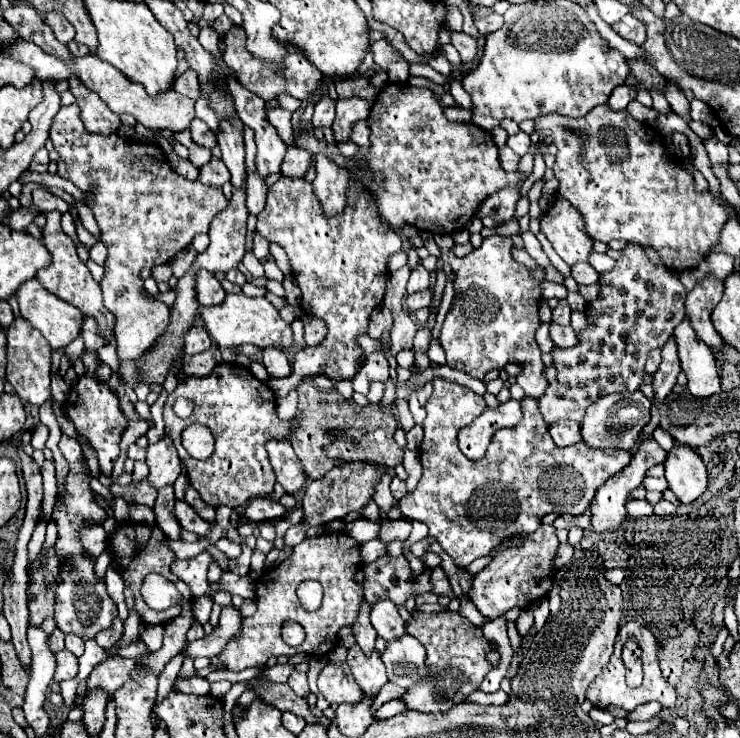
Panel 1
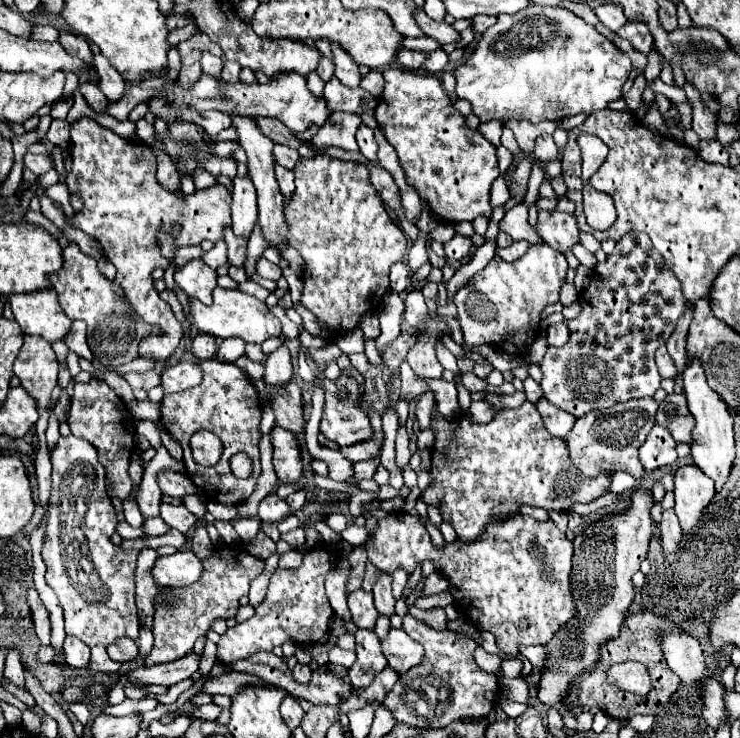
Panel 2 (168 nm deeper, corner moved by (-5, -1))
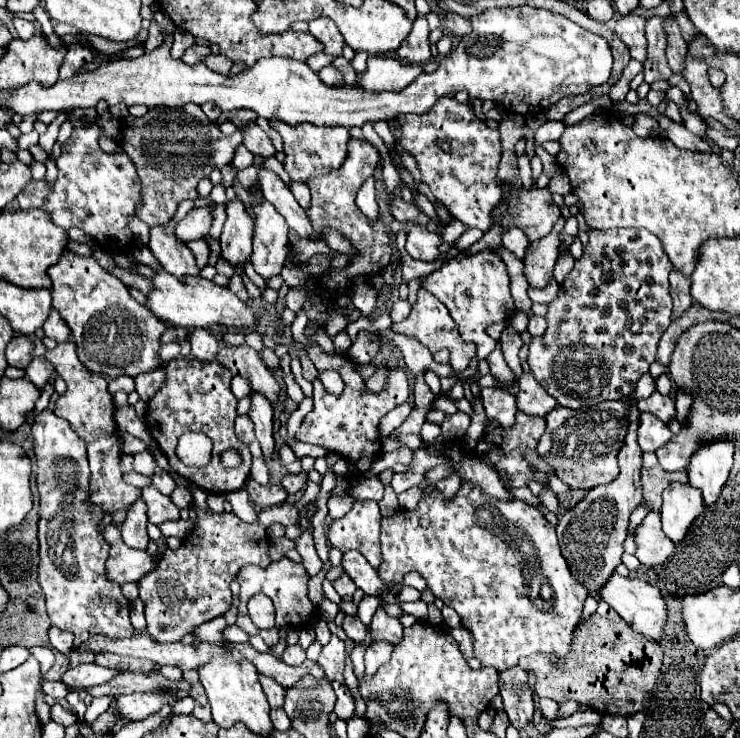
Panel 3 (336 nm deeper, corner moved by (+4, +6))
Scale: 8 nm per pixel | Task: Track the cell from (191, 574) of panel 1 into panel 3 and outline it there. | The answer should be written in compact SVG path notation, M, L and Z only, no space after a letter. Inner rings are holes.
M108 524L102 532L104 540L110 544L110 558L108 558L108 578L114 582L138 582L144 574L150 574L158 562L160 554L150 554L148 550L132 550L128 548L122 538L120 530L114 524Z

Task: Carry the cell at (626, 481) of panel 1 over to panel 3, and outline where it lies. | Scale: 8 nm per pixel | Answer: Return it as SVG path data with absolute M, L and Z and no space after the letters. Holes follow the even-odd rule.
M640 414L638 422L638 444L642 452L656 452L672 438L672 432L654 414Z

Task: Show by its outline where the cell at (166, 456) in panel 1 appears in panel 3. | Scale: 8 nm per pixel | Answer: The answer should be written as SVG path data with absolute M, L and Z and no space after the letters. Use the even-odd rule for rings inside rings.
M138 498L130 510L128 510L128 516L124 520L124 526L122 526L122 540L130 546L130 548L140 548L140 550L146 550L148 548L148 534L146 534L146 524L148 524L148 518L146 518L146 506L144 506L144 498Z

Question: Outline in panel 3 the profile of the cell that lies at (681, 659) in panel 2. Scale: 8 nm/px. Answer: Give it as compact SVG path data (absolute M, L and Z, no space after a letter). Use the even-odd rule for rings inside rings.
M616 572L610 576L610 580L606 582L606 586L600 590L600 598L610 604L638 634L644 634L648 638L652 638L654 642L662 644L662 636L664 636L664 628L666 628L666 602L662 592L644 582L644 580L632 580L632 578L622 578Z

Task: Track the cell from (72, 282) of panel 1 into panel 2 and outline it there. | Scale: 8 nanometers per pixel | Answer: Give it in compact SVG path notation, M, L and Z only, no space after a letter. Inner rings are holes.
M75 243L63 249L63 259L63 267L49 279L59 295L59 303L65 315L87 323L87 343L93 353L93 361L115 369L137 359L139 343L149 335L161 335L161 329L157 325L145 323L139 315L135 315L129 301L125 299L123 289L109 281L97 269L97 261L89 255L83 255Z

